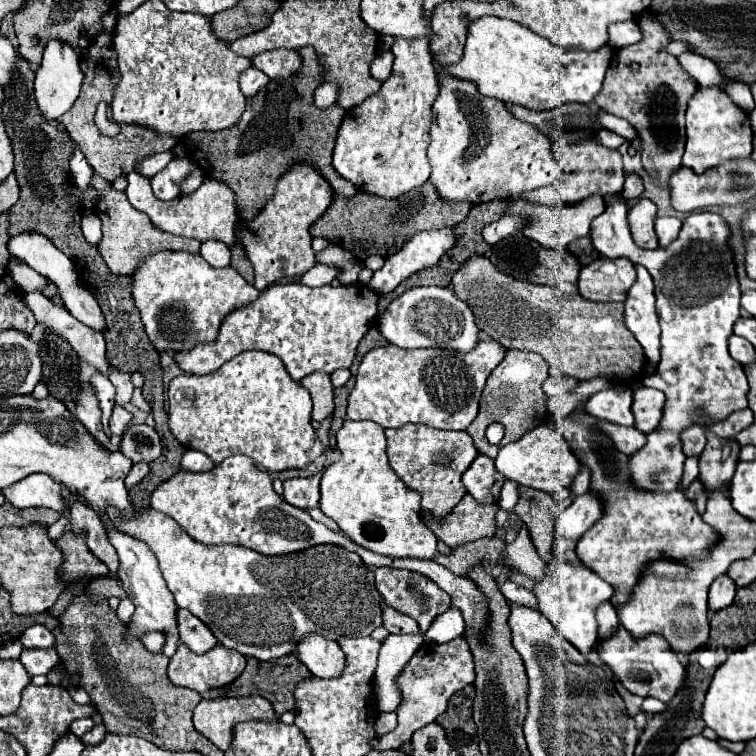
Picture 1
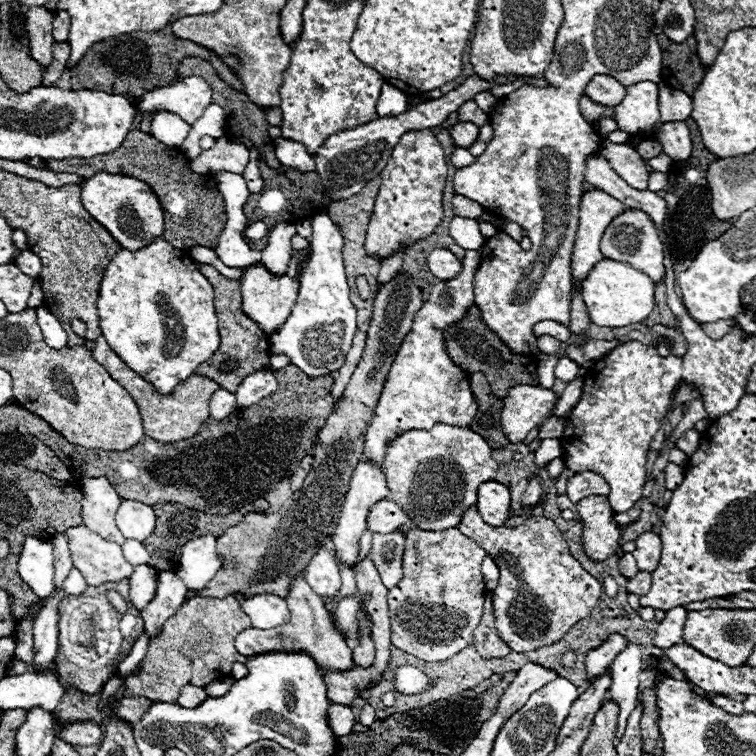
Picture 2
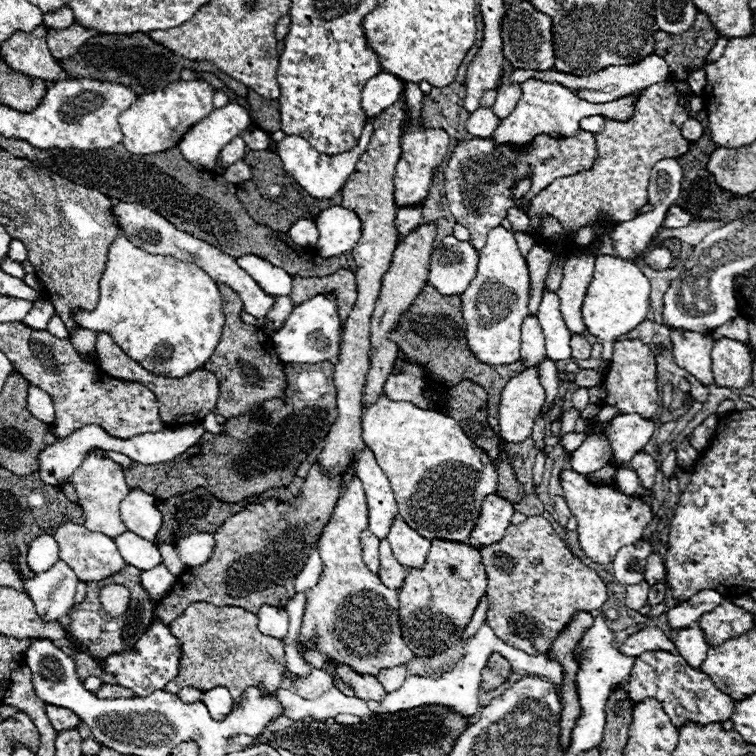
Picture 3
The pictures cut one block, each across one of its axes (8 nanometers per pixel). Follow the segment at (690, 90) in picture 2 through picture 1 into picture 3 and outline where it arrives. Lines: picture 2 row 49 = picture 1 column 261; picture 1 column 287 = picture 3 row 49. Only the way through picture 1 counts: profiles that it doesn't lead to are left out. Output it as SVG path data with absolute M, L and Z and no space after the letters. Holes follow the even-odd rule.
M698 12L694 26L684 34L654 32L656 54L662 56L670 68L670 76L676 80L688 80L688 76L700 70L708 52L714 48L718 34L714 32L706 14Z

